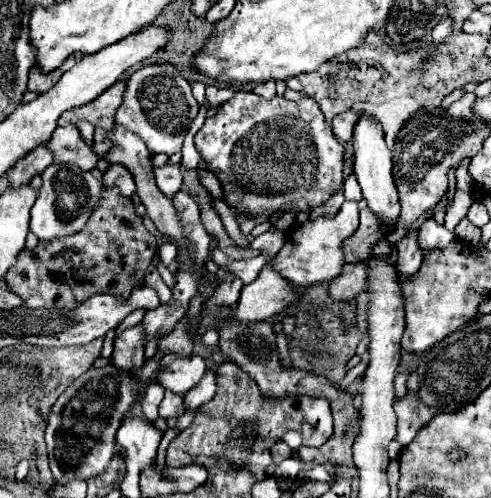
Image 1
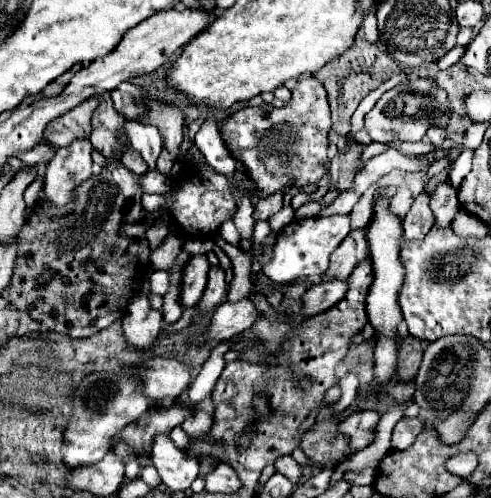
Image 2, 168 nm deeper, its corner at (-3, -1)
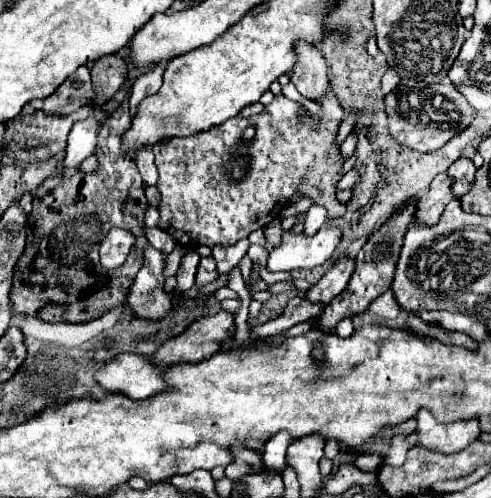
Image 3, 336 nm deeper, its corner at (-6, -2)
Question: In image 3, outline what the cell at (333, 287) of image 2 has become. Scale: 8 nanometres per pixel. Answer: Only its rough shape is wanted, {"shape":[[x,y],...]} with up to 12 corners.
{"shape":[[306,297],[288,301],[286,311],[260,327],[254,339],[270,339],[298,323],[316,319],[322,303]]}

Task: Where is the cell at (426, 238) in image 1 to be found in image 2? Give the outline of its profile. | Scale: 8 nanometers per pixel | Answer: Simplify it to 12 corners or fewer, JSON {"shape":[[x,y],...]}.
{"shape":[[451,182],[431,194],[437,226],[451,224],[461,206]]}

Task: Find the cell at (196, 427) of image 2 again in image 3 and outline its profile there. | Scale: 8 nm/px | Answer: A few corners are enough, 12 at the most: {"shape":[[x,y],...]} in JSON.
{"shape":[[230,447],[234,463],[226,469],[226,477],[238,481],[250,473],[250,465],[262,471],[262,457],[248,447]]}

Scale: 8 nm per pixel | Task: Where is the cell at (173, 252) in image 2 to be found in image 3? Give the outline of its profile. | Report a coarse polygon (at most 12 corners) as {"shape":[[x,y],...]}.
{"shape":[[146,229],[150,245],[162,255],[178,247],[170,233],[158,229]]}

